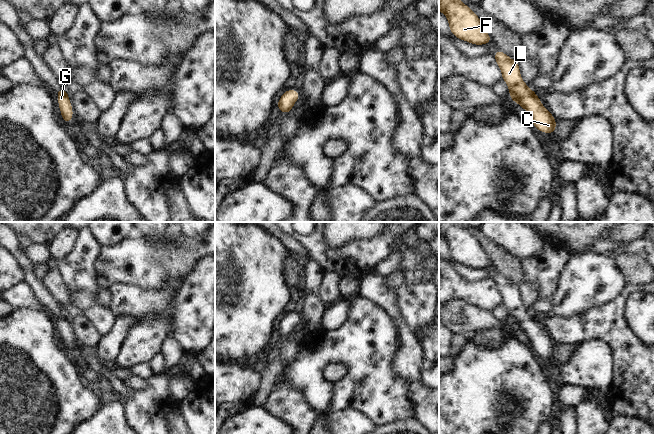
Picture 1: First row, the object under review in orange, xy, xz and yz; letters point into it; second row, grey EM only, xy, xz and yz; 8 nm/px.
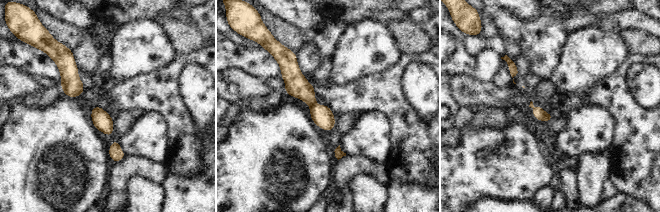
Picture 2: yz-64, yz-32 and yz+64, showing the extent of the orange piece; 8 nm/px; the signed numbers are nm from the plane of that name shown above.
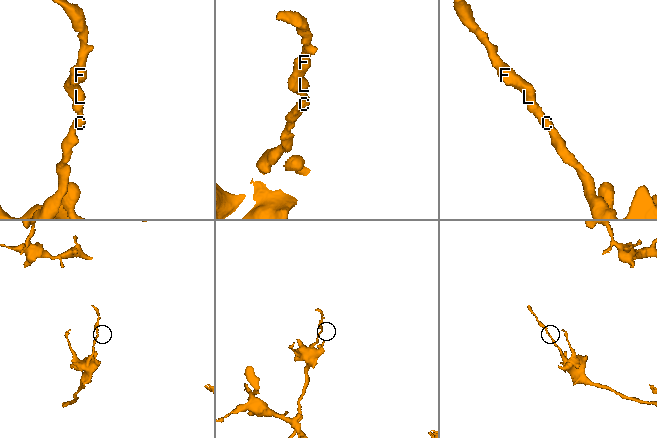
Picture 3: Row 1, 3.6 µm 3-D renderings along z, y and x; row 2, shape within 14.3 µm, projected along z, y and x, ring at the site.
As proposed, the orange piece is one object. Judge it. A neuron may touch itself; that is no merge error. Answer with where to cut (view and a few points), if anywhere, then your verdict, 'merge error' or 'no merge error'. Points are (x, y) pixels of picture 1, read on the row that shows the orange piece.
no cut | no merge error

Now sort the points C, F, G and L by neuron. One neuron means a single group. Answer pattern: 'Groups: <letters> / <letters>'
Groups: C F G L.

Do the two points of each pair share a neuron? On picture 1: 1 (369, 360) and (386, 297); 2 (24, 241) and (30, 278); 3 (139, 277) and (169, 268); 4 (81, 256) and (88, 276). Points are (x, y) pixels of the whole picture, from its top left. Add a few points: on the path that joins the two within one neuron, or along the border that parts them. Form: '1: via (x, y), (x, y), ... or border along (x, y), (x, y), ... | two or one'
1: border along (362, 297), (377, 303), (391, 318), (396, 328) | two
2: border along (16, 236), (21, 247) | two
3: via (146, 270), (148, 268), (162, 268) | one
4: via (81, 261), (81, 269), (83, 271) | one

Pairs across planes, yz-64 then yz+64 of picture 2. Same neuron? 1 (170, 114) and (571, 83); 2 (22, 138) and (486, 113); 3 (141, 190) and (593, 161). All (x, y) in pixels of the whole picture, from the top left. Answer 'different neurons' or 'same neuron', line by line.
1: different neurons
2: different neurons
3: same neuron

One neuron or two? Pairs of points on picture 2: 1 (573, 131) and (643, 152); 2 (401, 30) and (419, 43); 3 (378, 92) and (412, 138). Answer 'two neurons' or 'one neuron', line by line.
1: two neurons
2: one neuron
3: one neuron

